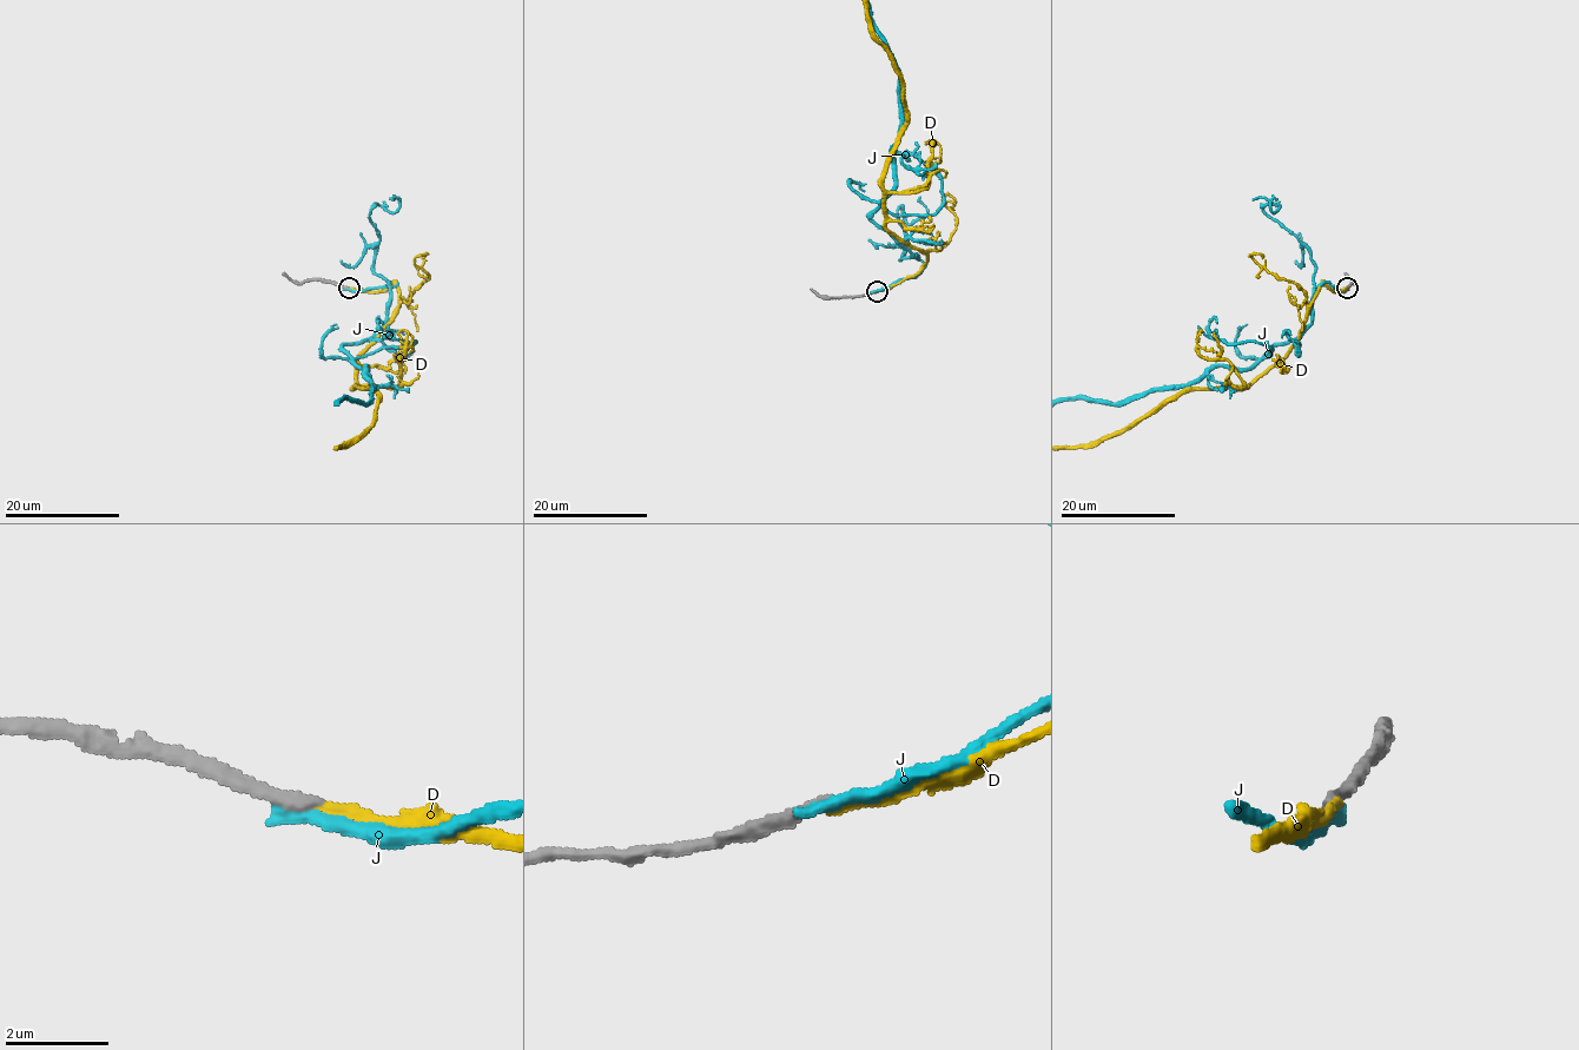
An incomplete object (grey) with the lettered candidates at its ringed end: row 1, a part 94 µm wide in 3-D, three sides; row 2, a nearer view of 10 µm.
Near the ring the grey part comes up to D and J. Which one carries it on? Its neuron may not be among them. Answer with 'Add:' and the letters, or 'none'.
Add: none

